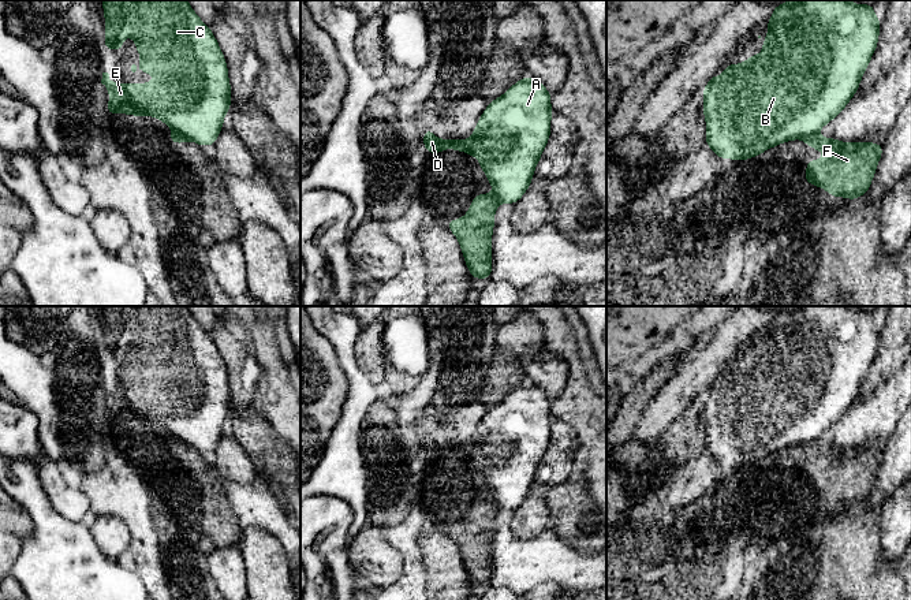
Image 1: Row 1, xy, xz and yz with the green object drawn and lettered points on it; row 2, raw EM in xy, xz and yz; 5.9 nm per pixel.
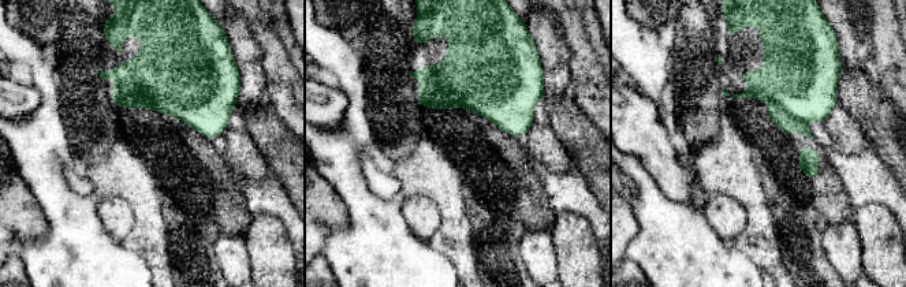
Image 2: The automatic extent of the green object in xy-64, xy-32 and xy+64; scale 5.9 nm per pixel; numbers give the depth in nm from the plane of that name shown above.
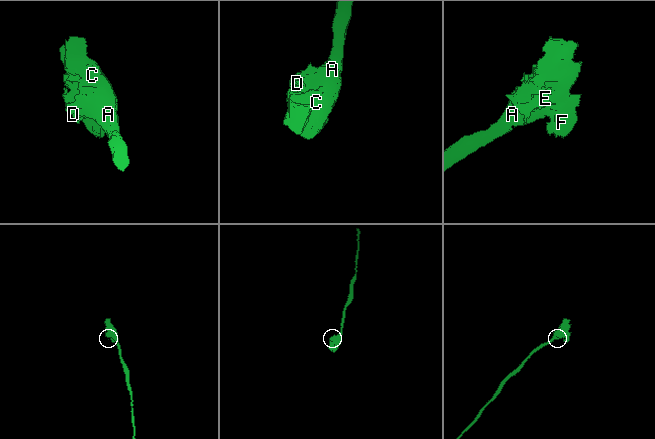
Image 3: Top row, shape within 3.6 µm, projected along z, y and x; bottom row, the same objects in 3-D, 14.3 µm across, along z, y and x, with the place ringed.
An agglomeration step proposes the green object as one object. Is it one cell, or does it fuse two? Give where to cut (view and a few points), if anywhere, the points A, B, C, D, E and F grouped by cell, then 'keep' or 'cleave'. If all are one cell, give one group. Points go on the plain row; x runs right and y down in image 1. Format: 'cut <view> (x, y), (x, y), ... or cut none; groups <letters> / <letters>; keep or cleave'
cut xy (175, 436), (189, 444); groups A B C D E / F; cleave

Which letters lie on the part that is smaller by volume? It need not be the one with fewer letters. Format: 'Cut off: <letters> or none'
Cut off: F

